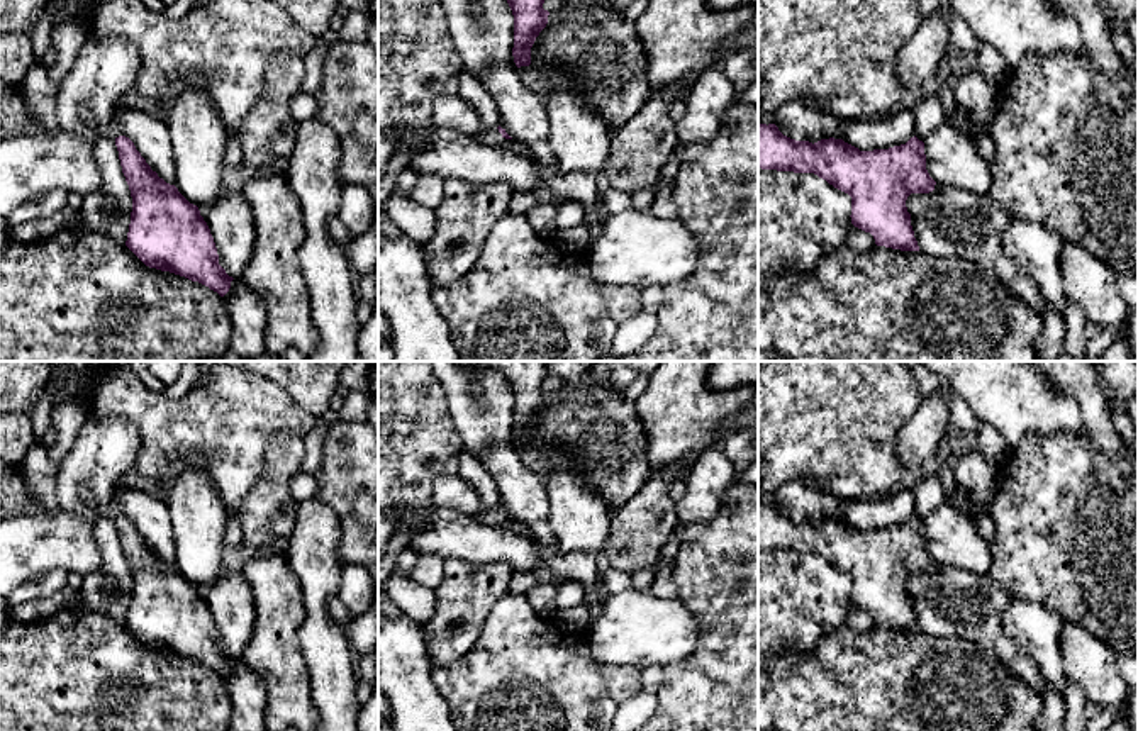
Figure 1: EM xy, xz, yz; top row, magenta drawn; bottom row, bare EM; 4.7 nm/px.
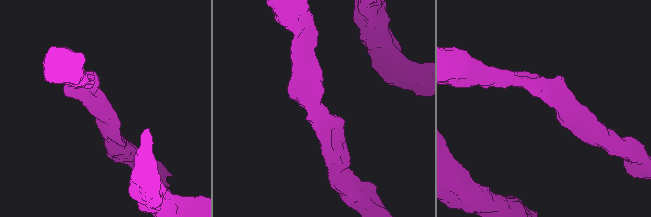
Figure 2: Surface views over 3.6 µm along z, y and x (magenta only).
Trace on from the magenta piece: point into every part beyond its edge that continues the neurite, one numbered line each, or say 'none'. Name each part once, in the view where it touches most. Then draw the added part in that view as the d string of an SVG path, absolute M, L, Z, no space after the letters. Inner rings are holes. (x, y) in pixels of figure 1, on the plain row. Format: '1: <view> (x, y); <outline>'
1: xz (492, 518); M494 509L494 511L488 511L488 512L480 512L477 514L478 521L487 524L487 526L494 526L494 527L500 527L504 531L510 531L510 533L516 533L516 534L527 534L531 536L529 529L516 521L516 519L505 519L499 509Z

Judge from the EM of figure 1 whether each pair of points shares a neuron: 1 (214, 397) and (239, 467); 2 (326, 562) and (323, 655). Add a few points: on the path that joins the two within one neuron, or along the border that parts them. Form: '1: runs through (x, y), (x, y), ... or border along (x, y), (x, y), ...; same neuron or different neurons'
1: runs through (226, 414), (226, 436), (231, 450); same neuron
2: runs through (319, 585), (319, 631); same neuron

